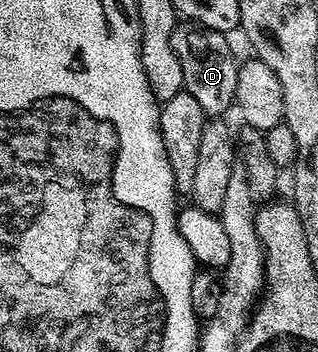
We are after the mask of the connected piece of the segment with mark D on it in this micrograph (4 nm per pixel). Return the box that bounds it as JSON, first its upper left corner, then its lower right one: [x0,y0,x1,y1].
[171,23,239,119]

